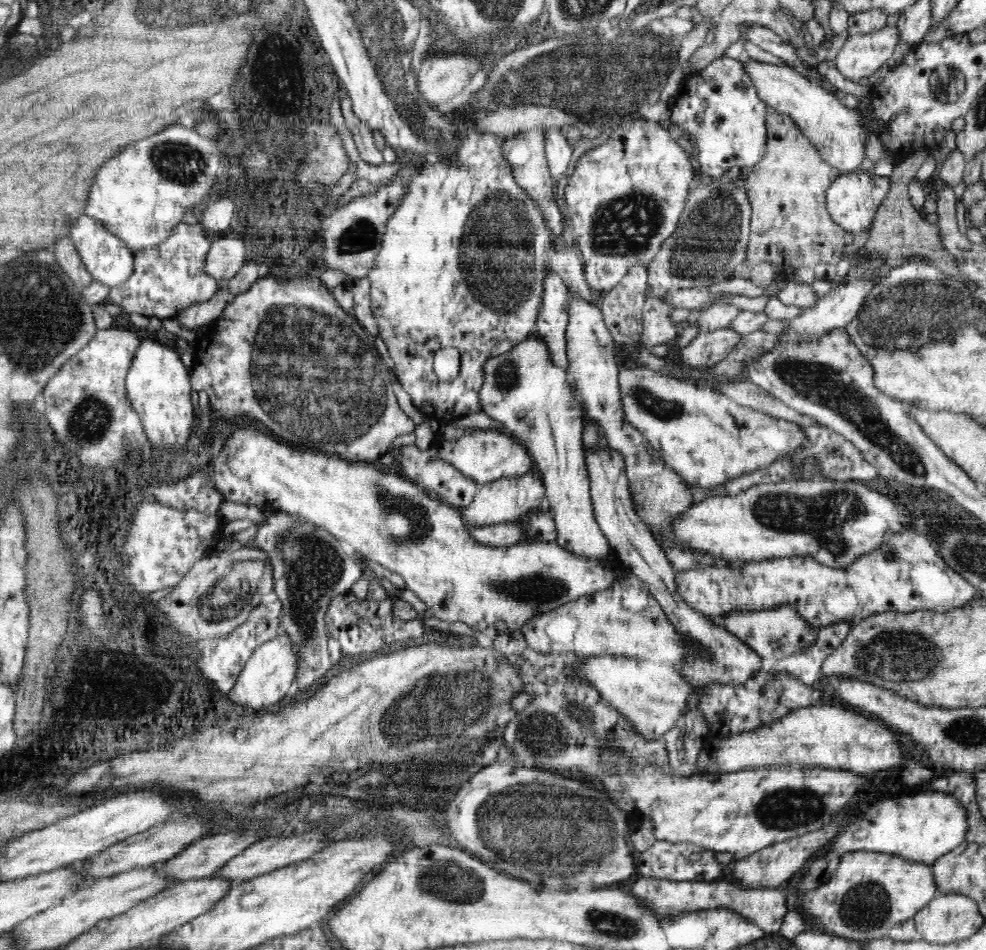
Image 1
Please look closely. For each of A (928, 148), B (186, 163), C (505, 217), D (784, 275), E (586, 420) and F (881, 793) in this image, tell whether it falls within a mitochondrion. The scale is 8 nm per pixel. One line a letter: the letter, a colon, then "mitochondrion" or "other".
A: other
B: mitochondrion
C: mitochondrion
D: other
E: other
F: other

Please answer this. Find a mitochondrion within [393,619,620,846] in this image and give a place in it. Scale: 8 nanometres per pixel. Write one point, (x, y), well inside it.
(538, 731)

